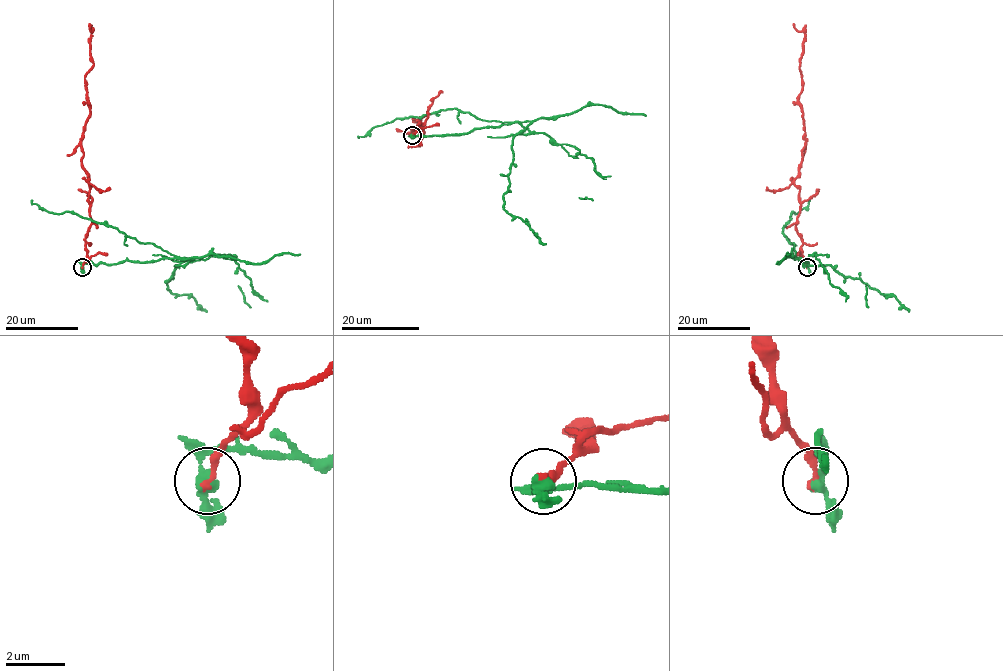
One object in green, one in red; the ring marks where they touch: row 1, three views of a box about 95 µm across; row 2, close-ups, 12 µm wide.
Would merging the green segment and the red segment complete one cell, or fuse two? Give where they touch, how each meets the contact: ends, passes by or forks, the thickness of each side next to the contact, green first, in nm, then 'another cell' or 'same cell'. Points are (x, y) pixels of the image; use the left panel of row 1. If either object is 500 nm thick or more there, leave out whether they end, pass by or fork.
at (82, 267); green passes by; red ends there; 300 nm thick on the green side, 280 nm on the other; another cell

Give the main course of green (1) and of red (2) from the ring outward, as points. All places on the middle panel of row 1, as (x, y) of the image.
1: (412, 135), (457, 135), (511, 123), (488, 121), (452, 108), (421, 117), (395, 119), (375, 126), (358, 138)
2: (412, 135), (419, 122), (411, 132), (423, 129), (421, 120)

